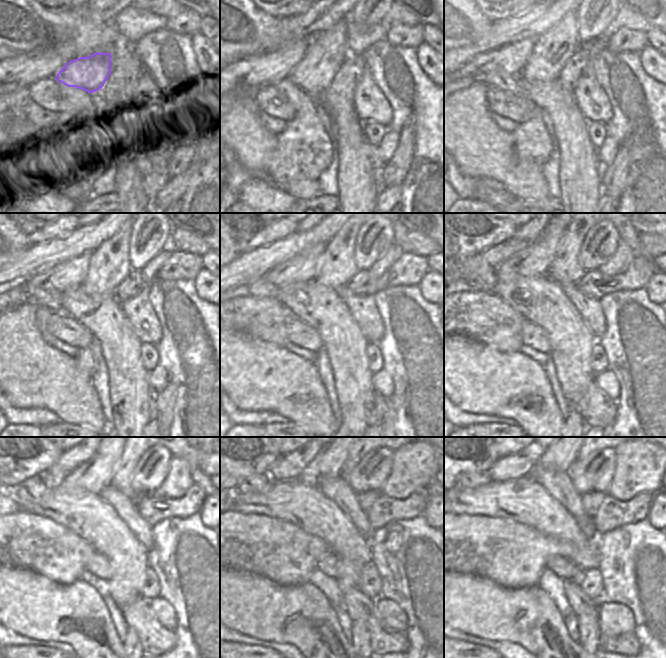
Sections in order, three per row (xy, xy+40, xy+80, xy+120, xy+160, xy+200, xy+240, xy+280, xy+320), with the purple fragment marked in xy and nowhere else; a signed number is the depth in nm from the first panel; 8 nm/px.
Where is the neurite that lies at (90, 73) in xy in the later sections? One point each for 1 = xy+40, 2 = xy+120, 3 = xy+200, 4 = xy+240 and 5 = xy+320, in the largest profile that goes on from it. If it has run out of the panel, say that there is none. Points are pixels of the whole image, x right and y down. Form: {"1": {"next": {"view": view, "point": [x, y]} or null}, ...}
{"1": {"next": {"view": "xy+40", "point": [326, 52]}}, "2": {"next": {"view": "xy+120", "point": [109, 265]}}, "3": {"next": {"view": "xy+200", "point": [565, 269]}}, "4": {"next": {"view": "xy+240", "point": [121, 479]}}, "5": {"next": {"view": "xy+320", "point": [578, 457]}}}

